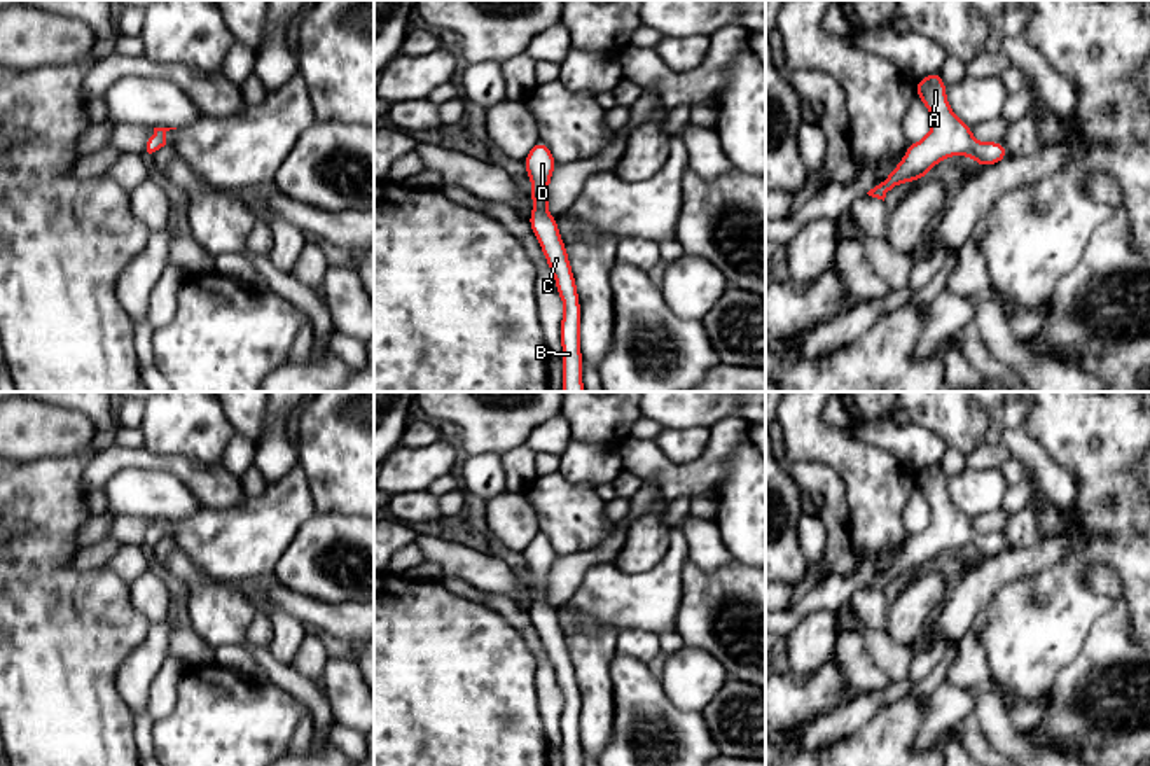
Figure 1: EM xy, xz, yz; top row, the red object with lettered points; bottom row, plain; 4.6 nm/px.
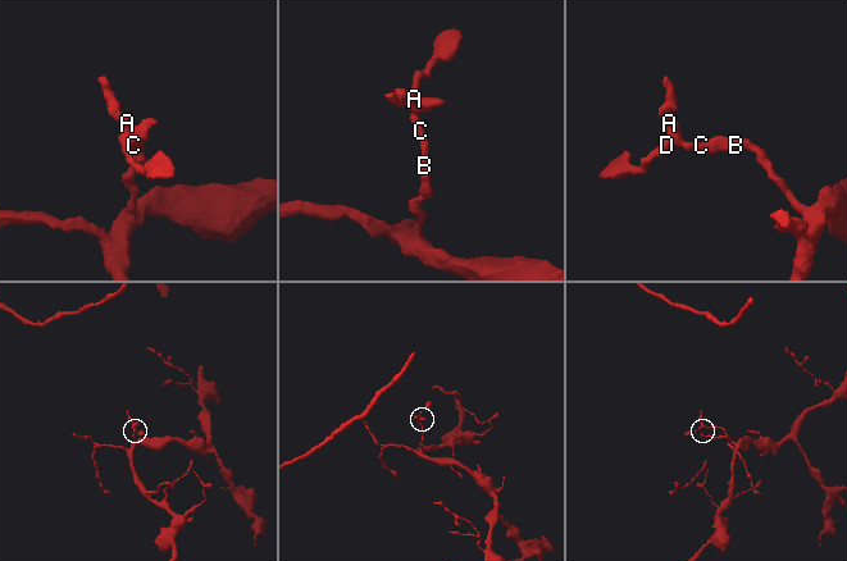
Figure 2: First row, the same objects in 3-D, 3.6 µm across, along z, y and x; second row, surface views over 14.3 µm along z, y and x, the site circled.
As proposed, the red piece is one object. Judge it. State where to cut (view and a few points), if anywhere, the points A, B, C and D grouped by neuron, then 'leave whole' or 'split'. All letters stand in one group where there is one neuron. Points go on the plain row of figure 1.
cut none; groups A B C D; leave whole

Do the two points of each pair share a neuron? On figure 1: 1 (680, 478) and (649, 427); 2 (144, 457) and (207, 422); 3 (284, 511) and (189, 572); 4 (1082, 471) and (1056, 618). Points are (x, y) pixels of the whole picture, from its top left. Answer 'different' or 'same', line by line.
1: different
2: different
3: different
4: same

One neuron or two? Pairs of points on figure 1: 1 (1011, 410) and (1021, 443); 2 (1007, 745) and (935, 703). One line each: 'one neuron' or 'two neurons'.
1: two neurons
2: two neurons

